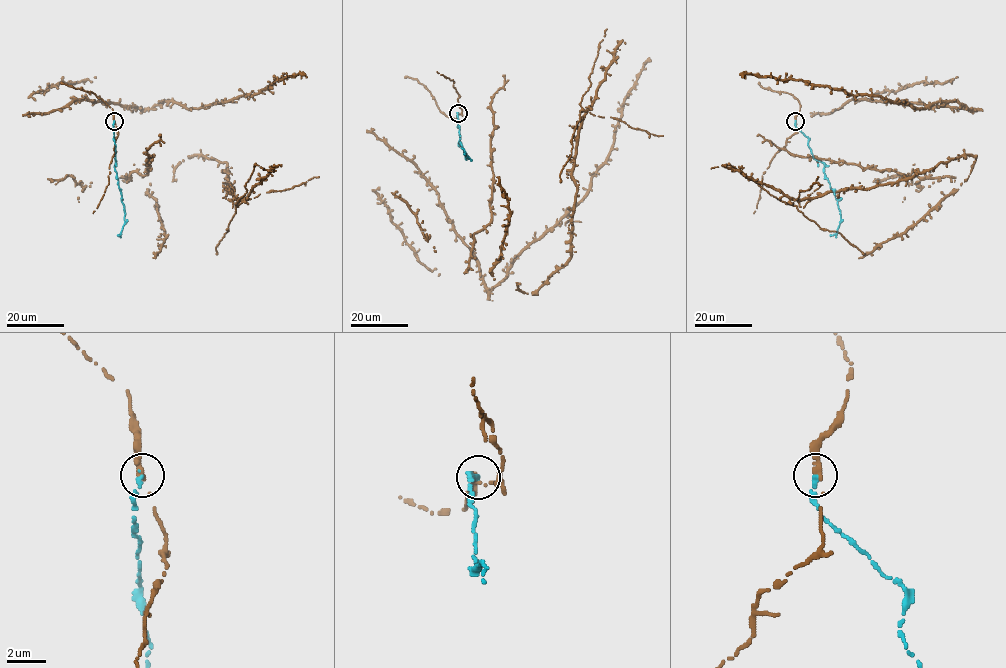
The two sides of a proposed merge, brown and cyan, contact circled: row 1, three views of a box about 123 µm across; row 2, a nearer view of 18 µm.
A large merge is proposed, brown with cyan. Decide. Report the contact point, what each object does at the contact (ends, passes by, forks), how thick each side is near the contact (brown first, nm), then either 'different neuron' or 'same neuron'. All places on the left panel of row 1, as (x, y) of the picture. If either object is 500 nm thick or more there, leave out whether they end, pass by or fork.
place (114, 121); brown ends; cyan ends; calibres 360 and 280 nm; different neuron

